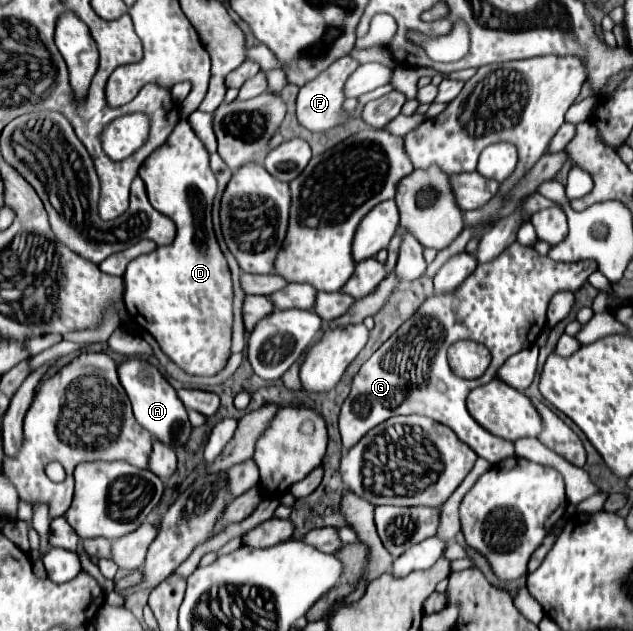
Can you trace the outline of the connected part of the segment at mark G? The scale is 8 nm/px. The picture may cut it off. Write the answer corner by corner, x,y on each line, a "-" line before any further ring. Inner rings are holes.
519,243
509,245
491,265
477,265
477,269
471,273
471,277
467,277
467,281
463,281
463,285
451,293
449,297
439,297
433,295
429,297
419,309
417,313
407,319
373,355
371,359
367,359
359,373
353,377
351,383
351,393
345,399
343,407
341,407
341,415
339,415
339,431
341,431
341,441
343,447
349,449
351,445
355,445
369,429
373,429
375,425
387,421
393,415
425,415
431,417
443,425
447,425
449,429
455,431
455,435
467,443
479,457
487,459
489,463
501,463
507,457
515,455
515,447
513,441
507,441
503,437
497,437
493,433
489,433
487,429
483,429
477,421
473,421
473,417
469,415
467,407
465,407
465,399
469,395
469,391
473,391
479,385
485,385
487,381
491,381
497,373
497,369
515,353
519,353
521,349
531,347
539,333
545,327
545,313
547,313
547,305
551,301
551,297
559,291
579,291
581,285
585,283
587,277
597,271
595,261
579,261
579,263
555,263
549,257
541,257
535,253
533,247
523,247
-
459,339
471,339
477,343
483,343
491,355
493,361
489,365
489,369
473,381
461,379
457,375
453,375
453,371
449,369
447,363
447,347

